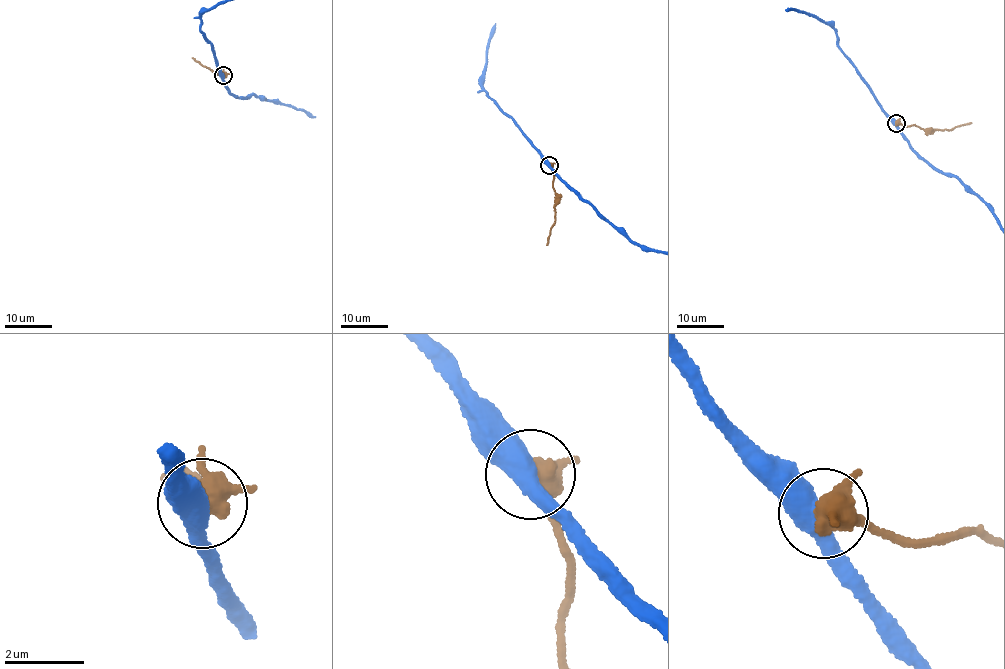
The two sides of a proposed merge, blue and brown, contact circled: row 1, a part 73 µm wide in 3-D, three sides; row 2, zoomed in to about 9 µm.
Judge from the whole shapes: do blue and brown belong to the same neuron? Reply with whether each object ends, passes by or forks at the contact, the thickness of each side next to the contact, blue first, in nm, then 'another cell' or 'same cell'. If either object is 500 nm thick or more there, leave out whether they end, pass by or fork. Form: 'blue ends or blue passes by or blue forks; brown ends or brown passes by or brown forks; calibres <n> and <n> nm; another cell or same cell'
calibres 500 and 400 nm; another cell

